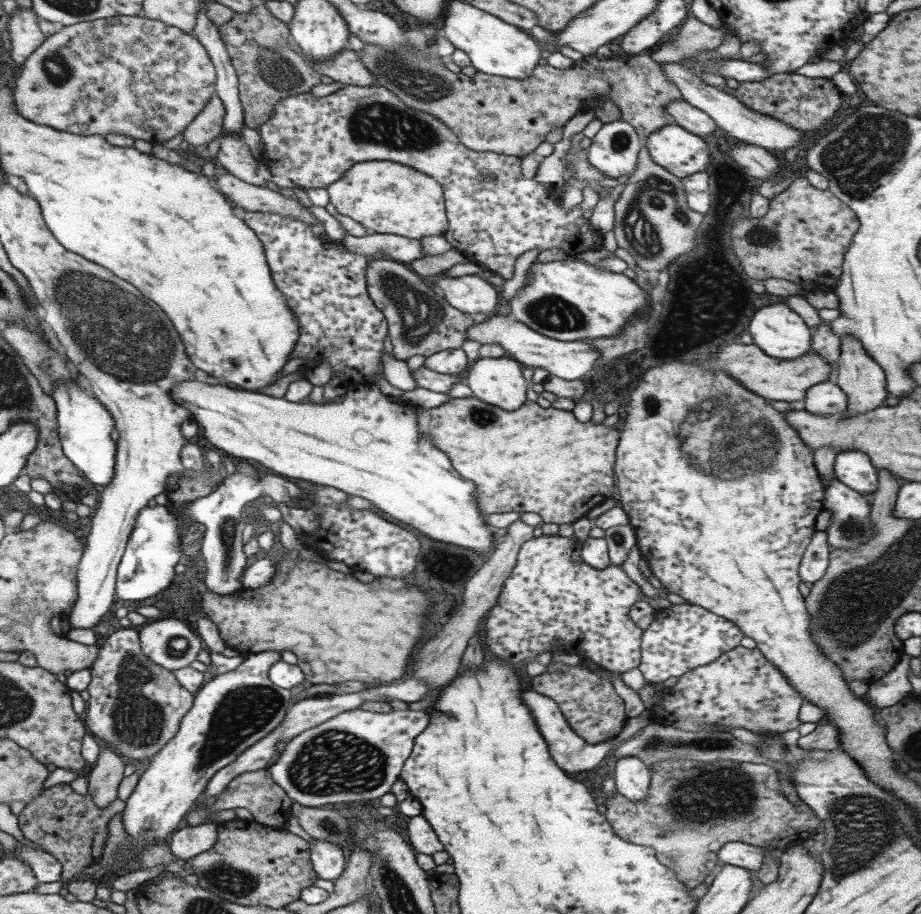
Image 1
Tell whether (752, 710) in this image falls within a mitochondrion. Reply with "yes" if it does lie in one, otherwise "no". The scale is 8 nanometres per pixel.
no

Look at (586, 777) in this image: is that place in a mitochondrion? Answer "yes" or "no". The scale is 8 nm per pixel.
no

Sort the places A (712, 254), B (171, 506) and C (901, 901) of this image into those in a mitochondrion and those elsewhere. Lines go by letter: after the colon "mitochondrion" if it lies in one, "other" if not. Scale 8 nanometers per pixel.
A: mitochondrion
B: other
C: other

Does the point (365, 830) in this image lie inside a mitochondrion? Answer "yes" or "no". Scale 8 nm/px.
yes

